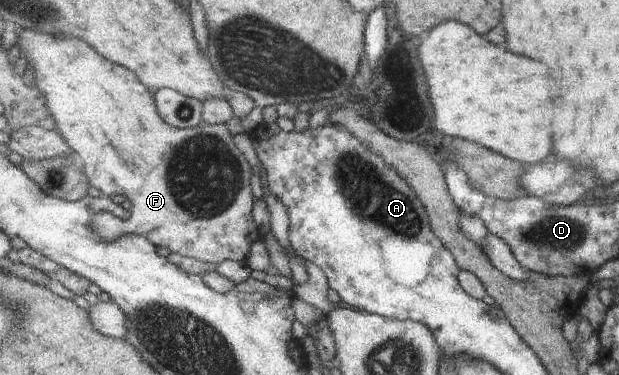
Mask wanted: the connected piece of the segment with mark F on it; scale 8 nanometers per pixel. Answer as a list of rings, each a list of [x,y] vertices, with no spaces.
[[[23,30],[21,42],[17,40],[17,44],[21,44],[19,52],[25,52],[29,64],[33,64],[35,74],[31,74],[31,76],[37,76],[37,78],[33,78],[34,84],[45,94],[47,108],[55,116],[59,134],[67,140],[67,144],[71,148],[74,148],[79,156],[82,156],[84,170],[90,180],[90,184],[107,197],[119,194],[131,202],[132,215],[129,220],[118,218],[110,212],[97,212],[94,214],[93,218],[91,218],[91,228],[93,228],[94,232],[97,232],[105,241],[111,241],[117,238],[117,236],[123,236],[123,234],[131,232],[141,234],[141,236],[147,237],[147,240],[151,240],[155,246],[164,246],[171,253],[177,253],[183,257],[196,258],[203,262],[220,264],[224,260],[245,261],[247,256],[249,256],[249,252],[251,252],[251,244],[255,244],[257,240],[262,240],[261,232],[259,232],[259,228],[257,228],[257,224],[253,220],[253,192],[251,192],[251,182],[249,180],[251,180],[251,176],[254,174],[254,169],[247,162],[247,158],[243,156],[243,152],[235,146],[233,136],[231,136],[231,132],[229,132],[229,128],[225,124],[208,125],[204,122],[202,125],[190,129],[178,129],[167,124],[163,120],[162,114],[158,111],[154,96],[151,96],[149,88],[139,80],[137,74],[133,70],[125,68],[125,66],[107,60],[106,57],[101,56],[99,52],[95,52],[83,40],[73,40],[73,38],[63,38],[63,36],[51,36],[51,34],[47,36],[47,34]]]

